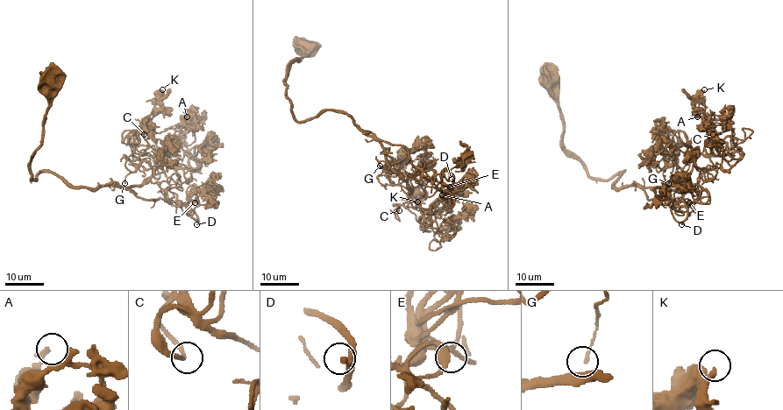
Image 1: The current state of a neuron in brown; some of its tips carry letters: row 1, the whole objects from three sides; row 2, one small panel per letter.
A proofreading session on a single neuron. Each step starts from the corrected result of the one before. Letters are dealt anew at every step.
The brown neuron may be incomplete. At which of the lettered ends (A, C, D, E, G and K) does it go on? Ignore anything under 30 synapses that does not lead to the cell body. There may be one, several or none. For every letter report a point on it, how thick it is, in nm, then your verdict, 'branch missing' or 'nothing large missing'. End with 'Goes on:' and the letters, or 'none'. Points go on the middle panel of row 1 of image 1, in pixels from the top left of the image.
A: (442, 194) | 220 nm | nothing large missing
C: (399, 210) | 170 nm | nothing large missing
D: (452, 179) | 140 nm | nothing large missing
E: (450, 187) | 280 nm | nothing large missing
G: (380, 166) | 140 nm | nothing large missing
K: (417, 201) | 400 nm | nothing large missing
Goes on: none

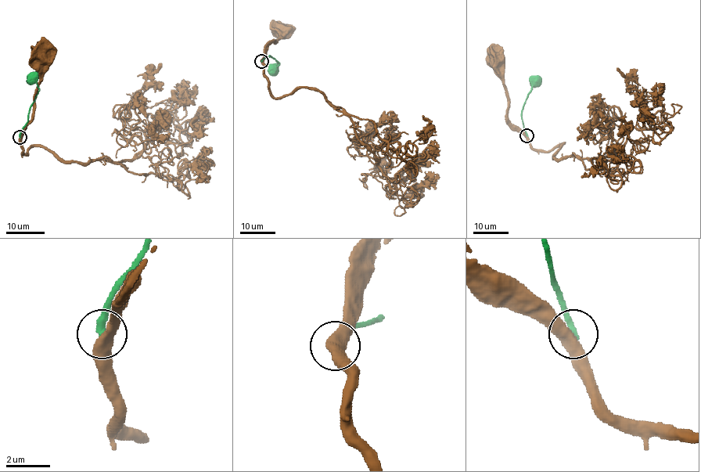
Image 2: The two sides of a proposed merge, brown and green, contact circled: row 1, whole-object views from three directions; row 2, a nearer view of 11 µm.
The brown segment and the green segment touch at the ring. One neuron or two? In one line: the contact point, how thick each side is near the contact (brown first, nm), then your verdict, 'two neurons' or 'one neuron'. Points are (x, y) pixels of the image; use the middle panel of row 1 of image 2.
at (261, 61); 500 nm thick on the brown side, 300 nm on the other; two neurons

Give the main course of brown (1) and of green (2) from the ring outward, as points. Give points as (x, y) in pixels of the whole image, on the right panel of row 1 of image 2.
1: (526, 135), (508, 119), (508, 95), (496, 59)
2: (526, 135), (522, 121), (522, 109), (538, 76)

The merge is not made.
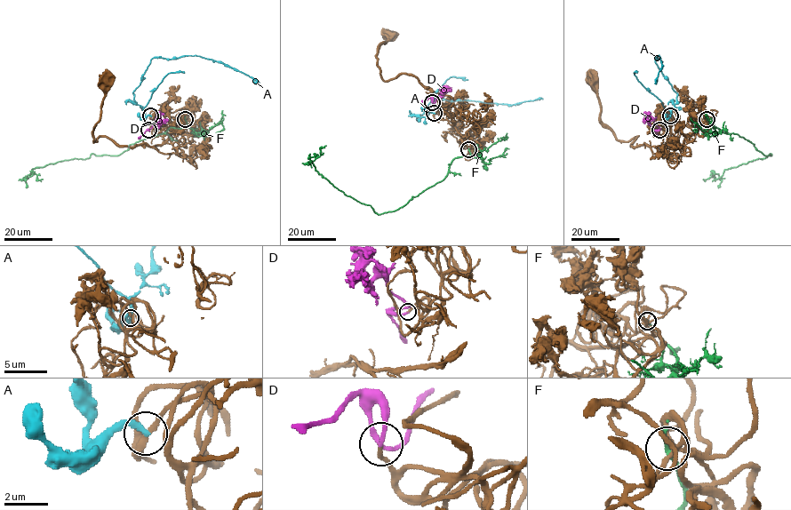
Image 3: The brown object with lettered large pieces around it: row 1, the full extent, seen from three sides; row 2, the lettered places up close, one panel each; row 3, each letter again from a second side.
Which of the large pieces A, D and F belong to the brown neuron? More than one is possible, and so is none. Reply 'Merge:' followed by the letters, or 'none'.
Merge: D

